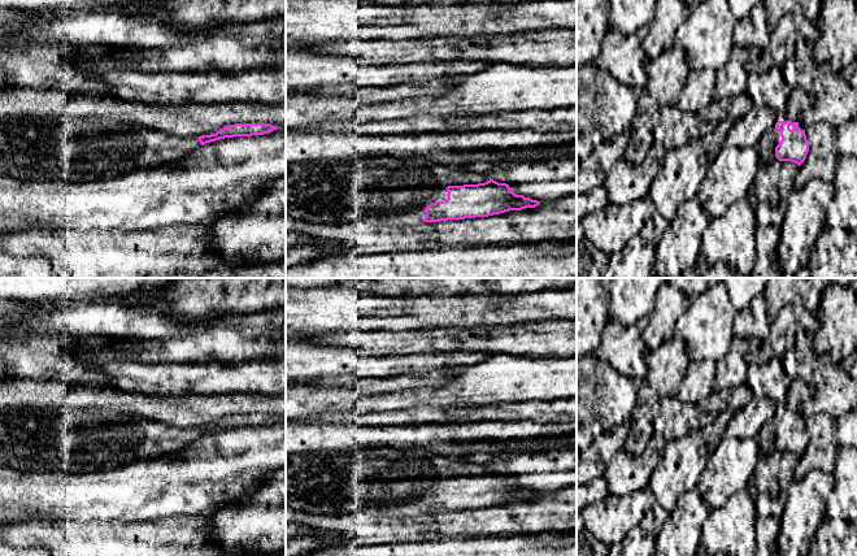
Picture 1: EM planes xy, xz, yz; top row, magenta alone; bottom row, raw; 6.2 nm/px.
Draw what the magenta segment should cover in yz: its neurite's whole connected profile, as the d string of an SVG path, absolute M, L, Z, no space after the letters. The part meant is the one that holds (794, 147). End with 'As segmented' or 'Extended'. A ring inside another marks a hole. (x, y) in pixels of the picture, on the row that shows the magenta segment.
M778 121L774 130L764 134L756 148L761 156L760 166L769 165L775 158L800 166L809 152L809 142L799 122Z. Extended

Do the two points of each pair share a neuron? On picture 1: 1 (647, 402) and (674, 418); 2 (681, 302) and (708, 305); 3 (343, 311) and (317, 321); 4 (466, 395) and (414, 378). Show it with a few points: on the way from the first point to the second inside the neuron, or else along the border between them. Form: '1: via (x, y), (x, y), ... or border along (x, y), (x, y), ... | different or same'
1: border along (661, 399), (657, 413) | different
2: border along (691, 299), (687, 309), (678, 318), (675, 330) | different
3: via (336, 311), (327, 311), (323, 315) | same
4: border along (461, 366), (446, 383), (407, 389) | different

